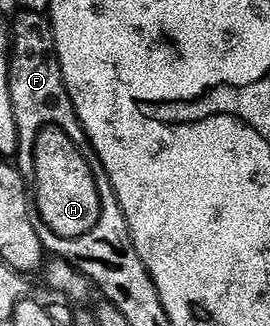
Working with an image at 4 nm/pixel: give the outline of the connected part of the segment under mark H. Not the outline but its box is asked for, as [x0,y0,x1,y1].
[32,126,102,239]

